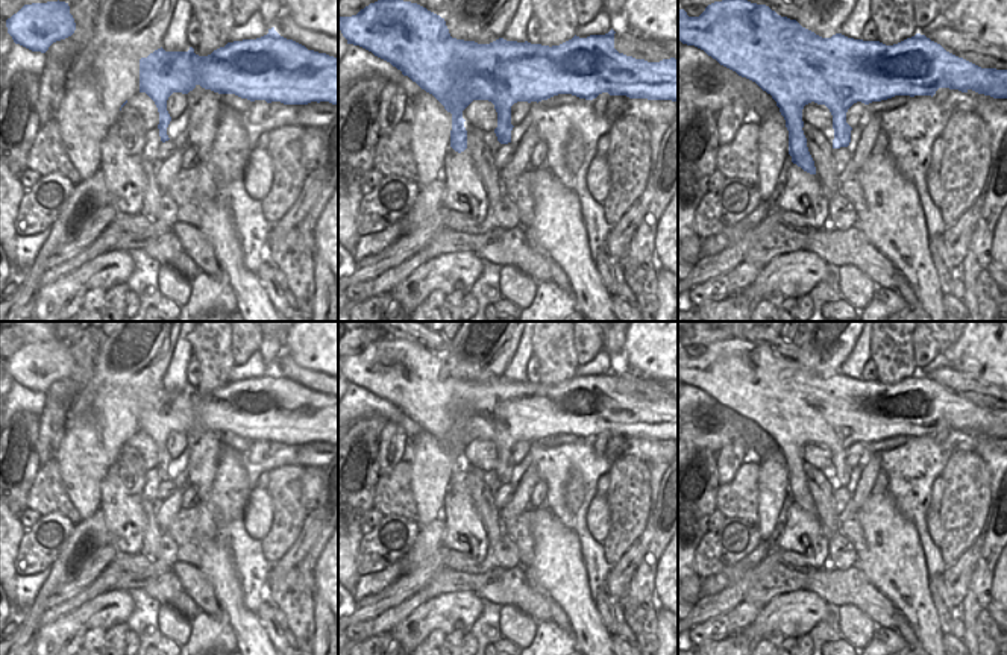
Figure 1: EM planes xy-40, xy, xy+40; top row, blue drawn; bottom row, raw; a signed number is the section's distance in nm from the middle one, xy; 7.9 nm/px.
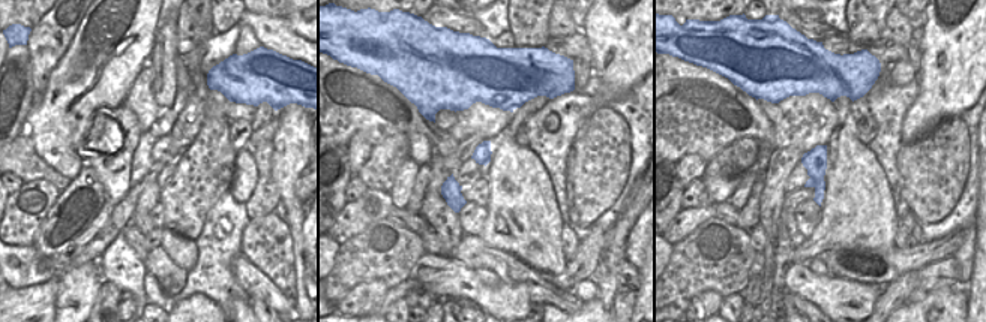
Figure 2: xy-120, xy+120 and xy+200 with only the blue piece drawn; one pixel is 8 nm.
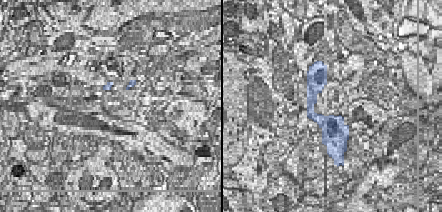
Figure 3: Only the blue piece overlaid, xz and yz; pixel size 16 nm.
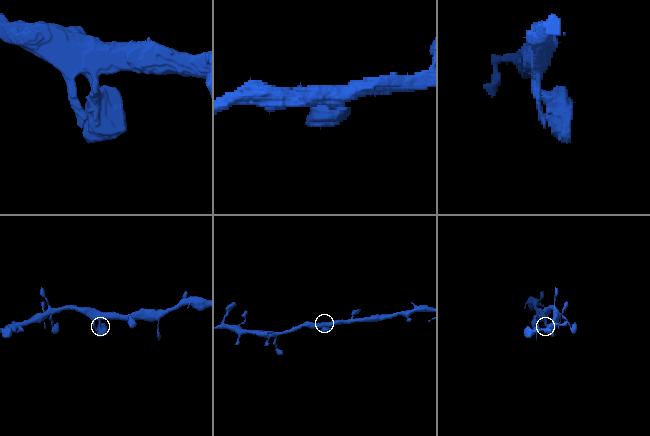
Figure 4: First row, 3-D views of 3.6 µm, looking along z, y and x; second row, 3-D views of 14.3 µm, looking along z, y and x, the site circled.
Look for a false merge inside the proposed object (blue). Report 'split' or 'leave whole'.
leave whole

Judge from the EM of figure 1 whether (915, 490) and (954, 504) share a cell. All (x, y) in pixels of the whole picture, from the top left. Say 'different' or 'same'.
different

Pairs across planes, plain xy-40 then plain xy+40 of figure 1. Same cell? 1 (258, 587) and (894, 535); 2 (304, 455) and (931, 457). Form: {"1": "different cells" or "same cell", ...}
{"1": "different cells", "2": "same cell"}

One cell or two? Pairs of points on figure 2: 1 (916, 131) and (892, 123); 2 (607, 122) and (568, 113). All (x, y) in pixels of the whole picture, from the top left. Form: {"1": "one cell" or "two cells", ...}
{"1": "two cells", "2": "two cells"}

